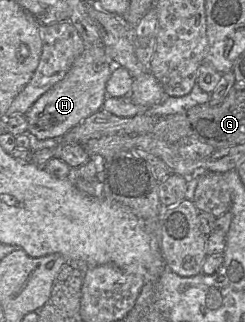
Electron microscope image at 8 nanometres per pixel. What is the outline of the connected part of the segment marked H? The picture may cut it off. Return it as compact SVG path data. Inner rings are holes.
M104 46L85 47L66 75L44 93L25 113L28 134L37 140L63 137L88 116L102 109L107 97L106 83L115 65L106 55Z

